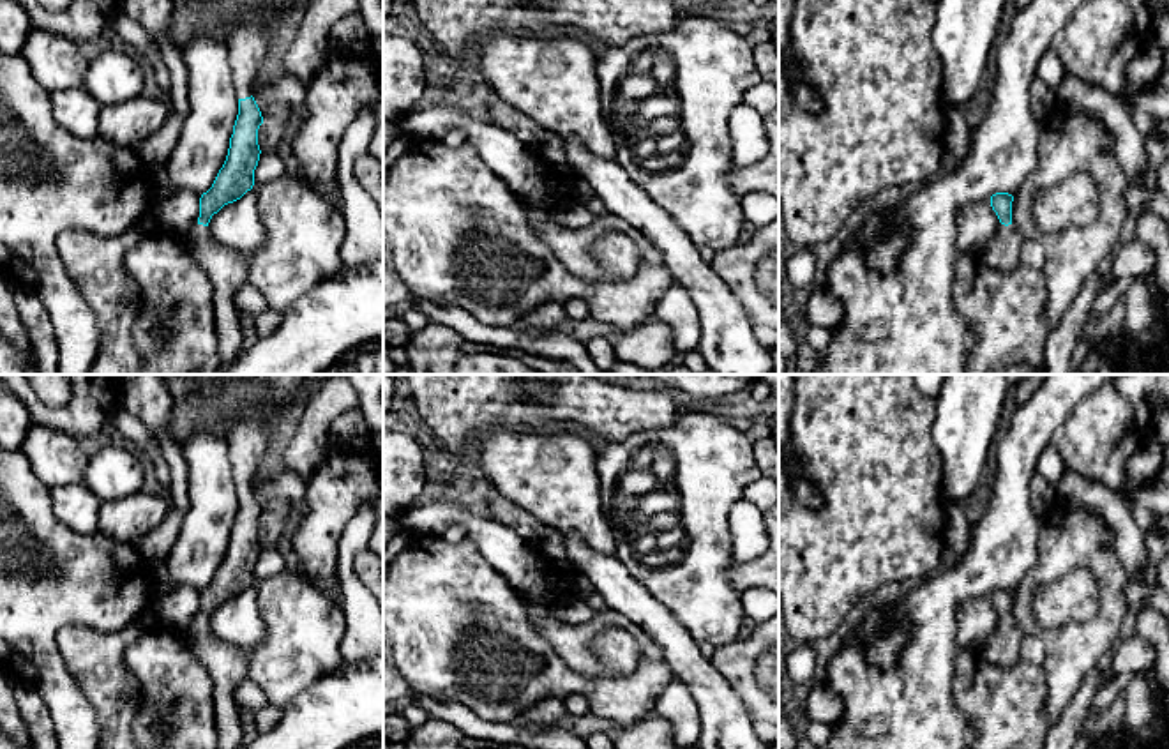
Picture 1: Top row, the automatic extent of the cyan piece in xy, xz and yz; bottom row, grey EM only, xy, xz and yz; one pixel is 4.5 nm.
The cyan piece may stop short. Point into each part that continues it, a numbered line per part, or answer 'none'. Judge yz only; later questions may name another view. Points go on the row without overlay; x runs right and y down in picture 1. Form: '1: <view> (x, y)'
1: yz (1003, 647)

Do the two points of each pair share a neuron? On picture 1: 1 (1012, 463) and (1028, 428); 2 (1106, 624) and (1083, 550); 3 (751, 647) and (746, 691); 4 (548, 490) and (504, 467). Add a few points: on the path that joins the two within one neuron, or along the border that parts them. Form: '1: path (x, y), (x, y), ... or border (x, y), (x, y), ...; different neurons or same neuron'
1: path (1018, 454), (1026, 437); same neuron
2: path (1109, 606), (1109, 576), (1101, 567); same neuron
3: path (746, 658), (746, 680); same neuron
4: path (537, 479), (525, 467), (514, 467); same neuron

